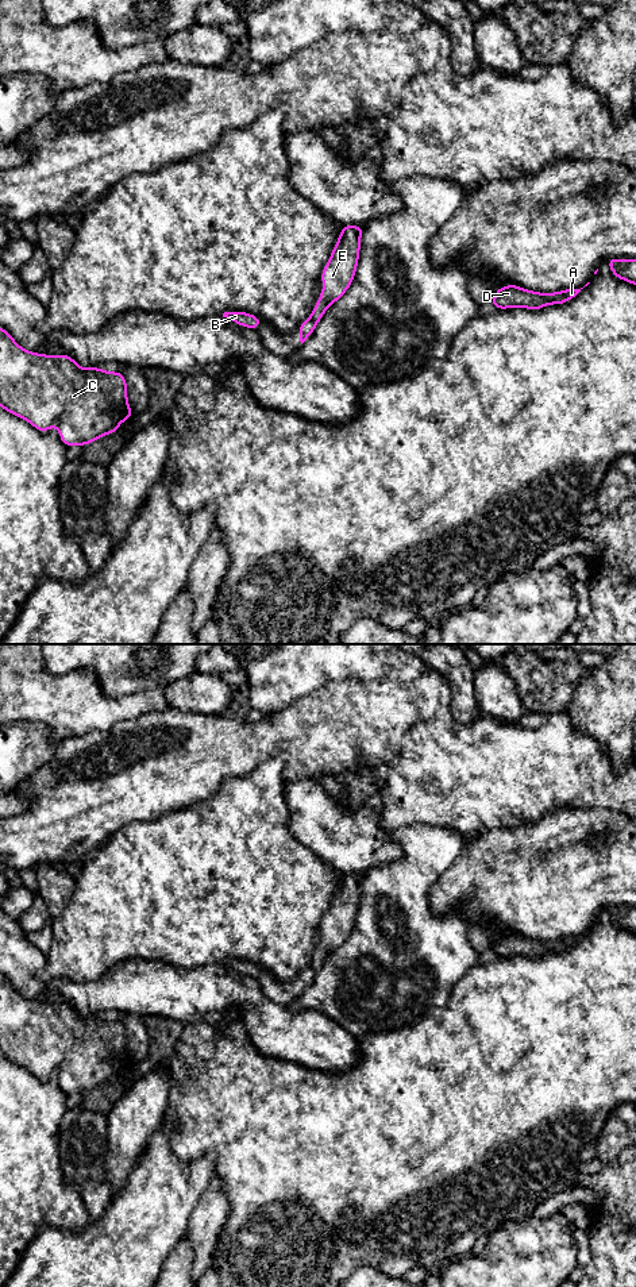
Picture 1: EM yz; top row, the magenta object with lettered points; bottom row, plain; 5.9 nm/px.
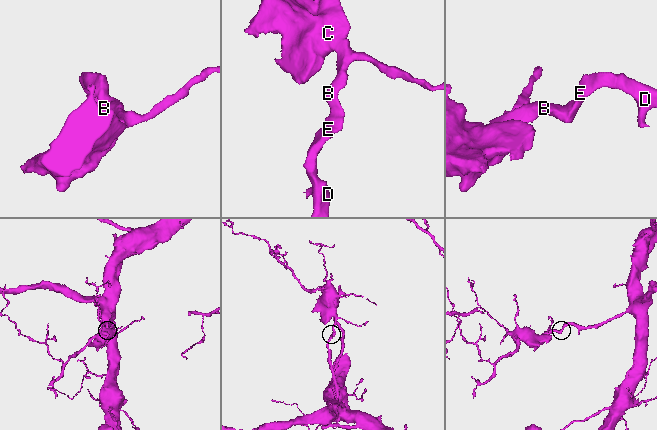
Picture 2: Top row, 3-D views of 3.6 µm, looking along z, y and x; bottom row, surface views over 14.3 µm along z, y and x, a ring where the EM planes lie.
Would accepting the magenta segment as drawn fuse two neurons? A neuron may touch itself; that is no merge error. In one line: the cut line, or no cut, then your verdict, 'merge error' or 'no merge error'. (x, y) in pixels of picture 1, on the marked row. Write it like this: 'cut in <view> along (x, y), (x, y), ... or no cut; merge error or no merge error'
no cut; no merge error

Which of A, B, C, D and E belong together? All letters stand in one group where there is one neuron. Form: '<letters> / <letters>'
A B C D E

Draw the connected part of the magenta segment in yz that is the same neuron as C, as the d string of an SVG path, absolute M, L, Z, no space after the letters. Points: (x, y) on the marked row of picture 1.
M0 327L0 406L27 420L39 432L58 427L62 443L86 446L107 434L115 434L123 420L134 415L127 401L127 382L123 373L100 367L80 367L66 354L42 355L23 350Z

